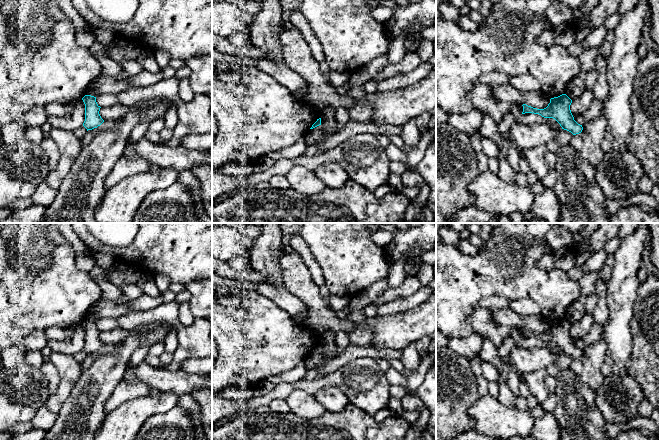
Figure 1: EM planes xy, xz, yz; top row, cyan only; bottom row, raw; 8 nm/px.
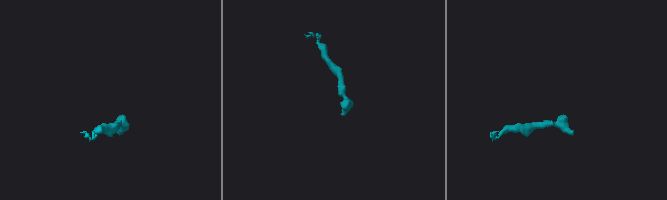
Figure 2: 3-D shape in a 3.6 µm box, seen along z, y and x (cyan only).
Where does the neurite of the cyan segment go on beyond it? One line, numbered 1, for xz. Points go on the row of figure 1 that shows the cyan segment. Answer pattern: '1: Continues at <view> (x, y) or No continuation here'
1: No continuation here

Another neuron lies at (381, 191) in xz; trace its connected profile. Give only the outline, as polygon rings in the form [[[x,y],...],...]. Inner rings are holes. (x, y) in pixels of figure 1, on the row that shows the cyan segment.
[[[383,184],[381,186],[379,186],[374,192],[374,196],[377,198],[382,198],[385,195],[391,193],[391,189],[387,184]]]

